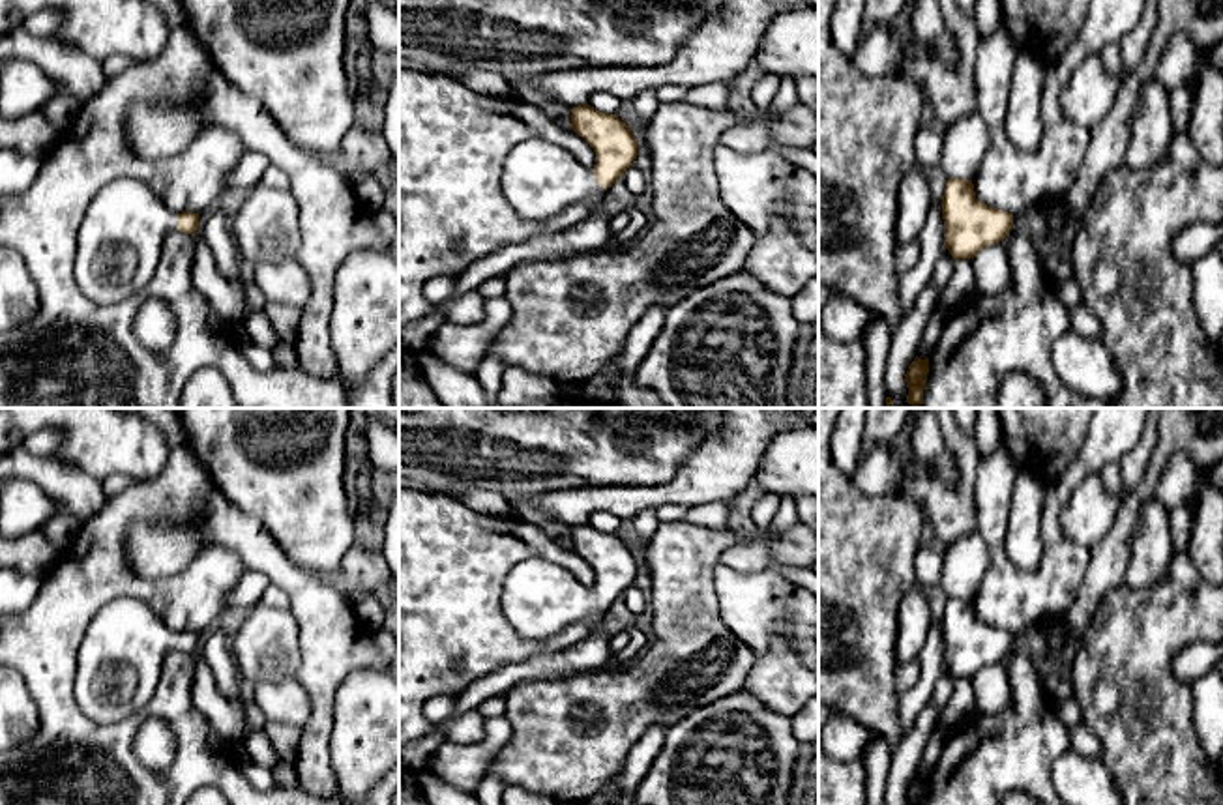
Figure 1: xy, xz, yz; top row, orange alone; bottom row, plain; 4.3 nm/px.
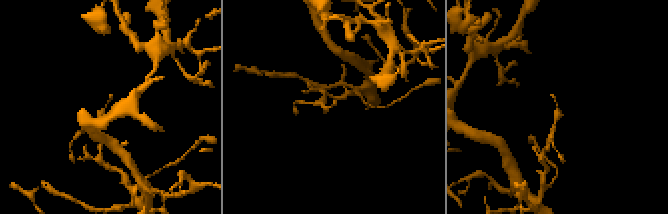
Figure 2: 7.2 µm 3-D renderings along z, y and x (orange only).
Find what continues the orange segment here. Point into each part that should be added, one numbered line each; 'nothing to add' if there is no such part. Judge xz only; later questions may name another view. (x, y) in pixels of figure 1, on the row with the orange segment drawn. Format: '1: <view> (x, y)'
1: xz (540, 180)

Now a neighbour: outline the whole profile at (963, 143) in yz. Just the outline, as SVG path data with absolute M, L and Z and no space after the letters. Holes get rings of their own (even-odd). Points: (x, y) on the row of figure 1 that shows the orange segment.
M978 112L942 127L940 170L946 178L974 180L989 144L985 122Z

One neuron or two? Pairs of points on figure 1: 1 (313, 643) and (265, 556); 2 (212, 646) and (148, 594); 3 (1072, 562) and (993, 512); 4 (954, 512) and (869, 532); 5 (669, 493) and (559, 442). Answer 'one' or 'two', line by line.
1: one
2: two
3: one
4: two
5: two

